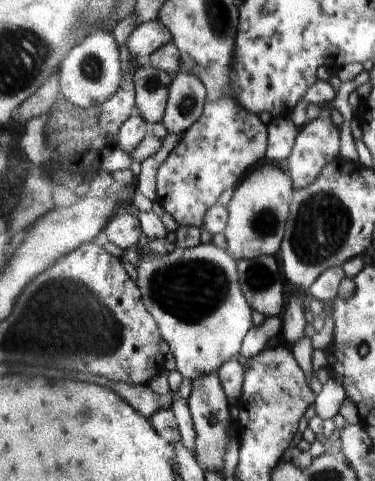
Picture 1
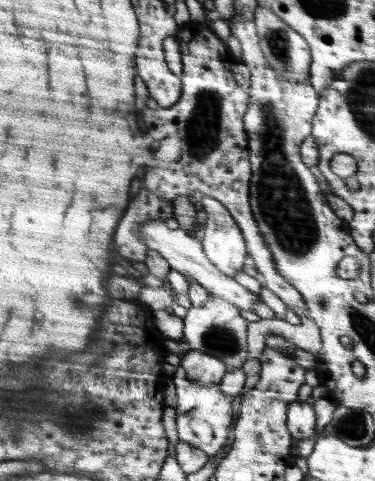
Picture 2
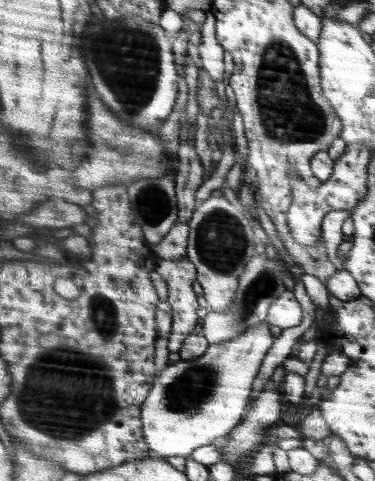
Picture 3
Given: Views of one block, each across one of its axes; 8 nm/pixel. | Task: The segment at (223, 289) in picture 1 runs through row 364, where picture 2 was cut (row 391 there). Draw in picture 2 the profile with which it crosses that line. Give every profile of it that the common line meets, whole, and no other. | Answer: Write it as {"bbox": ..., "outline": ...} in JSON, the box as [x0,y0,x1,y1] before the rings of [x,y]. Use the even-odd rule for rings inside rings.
{"bbox":[173,364,235,458],"outline":[[[183,364],[173,374],[173,382],[177,388],[177,432],[179,440],[187,442],[199,450],[205,450],[211,458],[223,448],[233,442],[233,420],[235,420],[235,408],[233,398],[221,390],[219,384],[215,386],[201,386],[199,382],[191,382],[187,370]]]}

